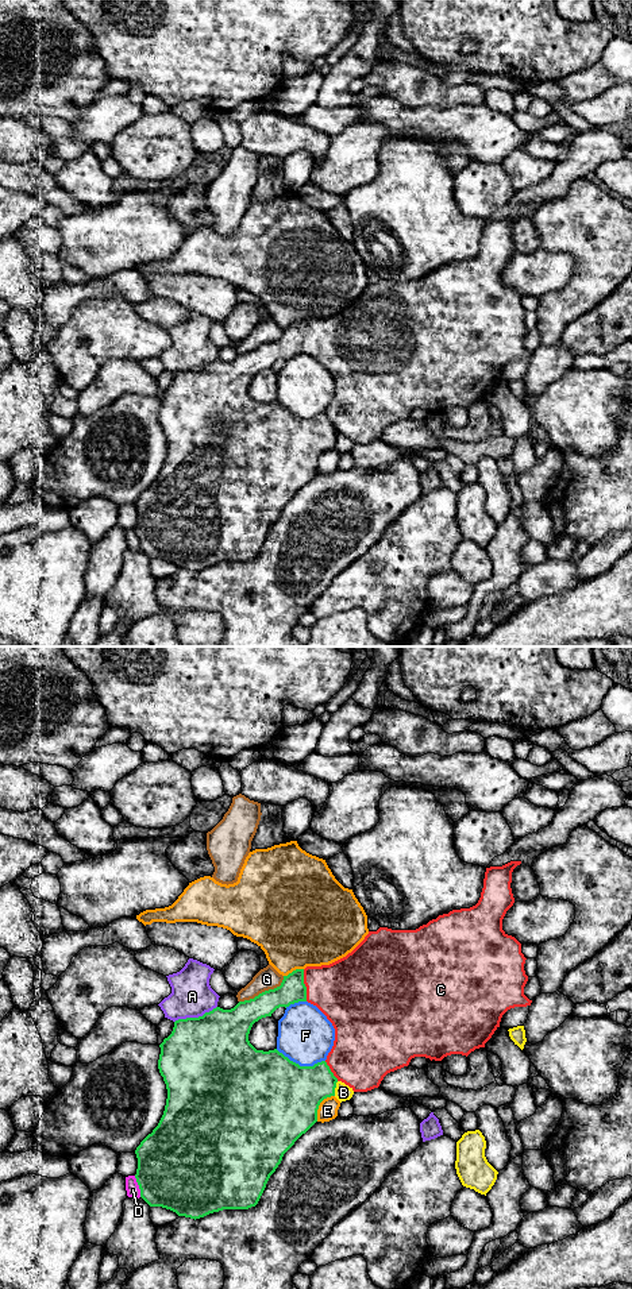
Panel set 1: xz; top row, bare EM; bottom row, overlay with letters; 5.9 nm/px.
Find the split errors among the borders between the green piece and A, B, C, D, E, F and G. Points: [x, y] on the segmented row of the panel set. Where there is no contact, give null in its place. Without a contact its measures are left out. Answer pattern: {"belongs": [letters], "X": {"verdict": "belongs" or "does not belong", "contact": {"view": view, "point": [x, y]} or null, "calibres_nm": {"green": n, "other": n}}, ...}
{"belongs": ["C"], "A": {"verdict": "does not belong", "contact": {"view": "xz", "point": [195, 1018]}, "calibres_nm": {"green": 500, "other": 240}}, "B": {"verdict": "does not belong", "contact": {"view": "xz", "point": [335, 1087]}, "calibres_nm": {"green": 320, "other": 100}}, "C": {"verdict": "belongs", "contact": {"view": "xz", "point": [304, 985]}, "calibres_nm": {"green": 160, "other": 380}}, "D": {"verdict": "does not belong", "contact": {"view": "xz", "point": [139, 1187]}, "calibres_nm": {"green": 480, "other": 80}}, "E": {"verdict": "does not belong", "contact": {"view": "xz", "point": [319, 1104]}, "calibres_nm": {"green": 500, "other": 120}}, "F": {"verdict": "does not belong", "contact": {"view": "xz", "point": [299, 1065]}, "calibres_nm": {"green": 500, "other": 320}}, "G": {"verdict": "does not belong", "contact": {"view": "xz", "point": [265, 991]}, "calibres_nm": {"green": 180, "other": 130}}}

